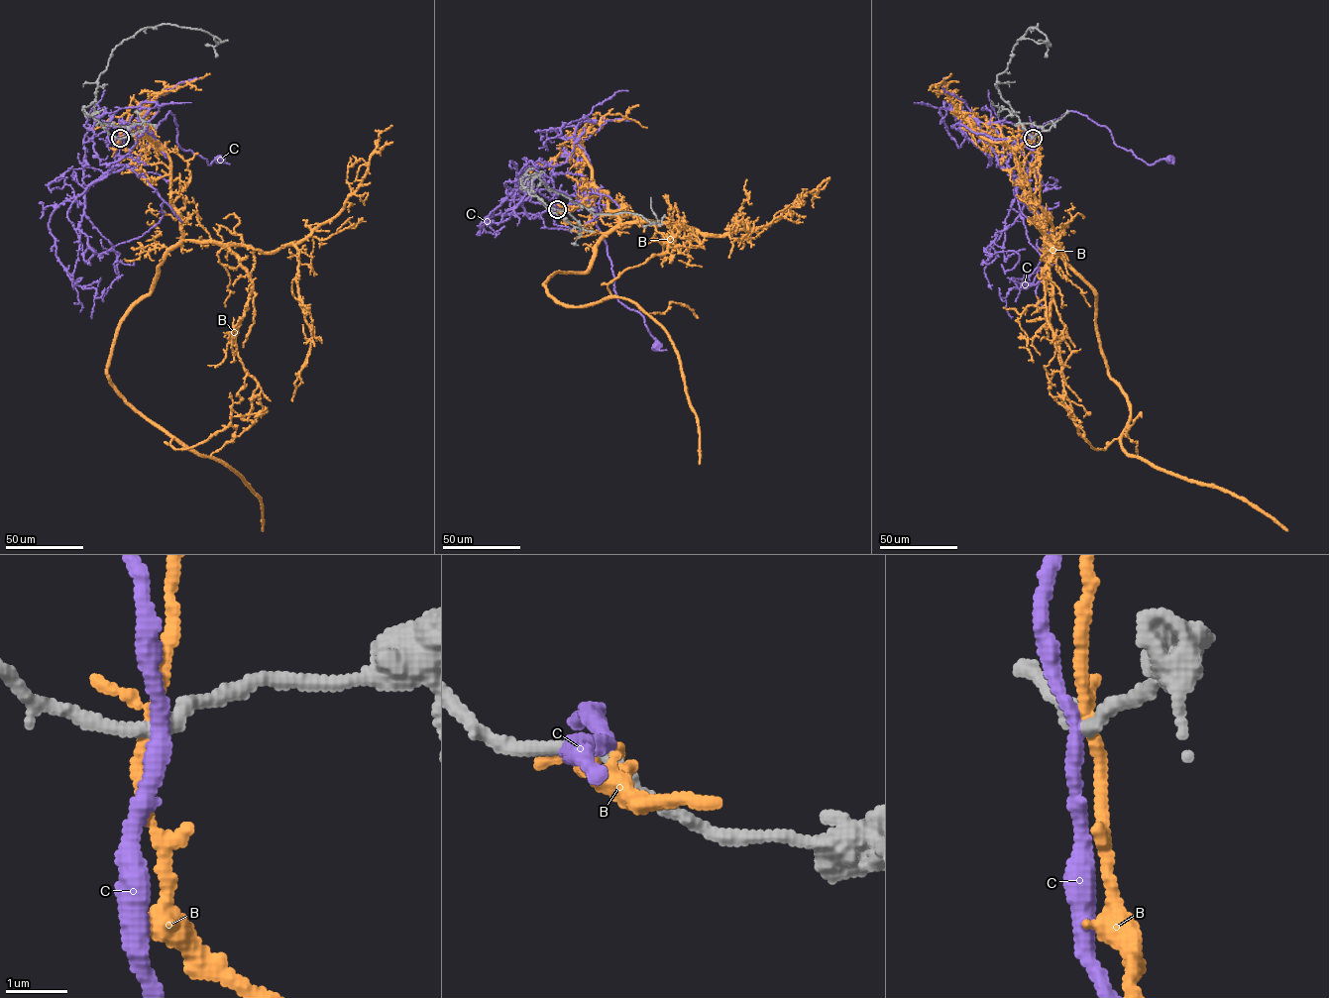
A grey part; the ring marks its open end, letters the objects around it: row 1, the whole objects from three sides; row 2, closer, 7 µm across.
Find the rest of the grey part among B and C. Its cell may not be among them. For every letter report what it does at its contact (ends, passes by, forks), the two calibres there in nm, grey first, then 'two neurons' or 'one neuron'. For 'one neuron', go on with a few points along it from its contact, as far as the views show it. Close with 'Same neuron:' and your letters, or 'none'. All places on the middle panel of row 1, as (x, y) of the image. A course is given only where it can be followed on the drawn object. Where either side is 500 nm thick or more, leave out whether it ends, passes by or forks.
B: it passes by; calibres 220 and 200 nm; two neurons
C: it passes by; calibres 220 and 240 nm; two neurons
Same neuron: none

